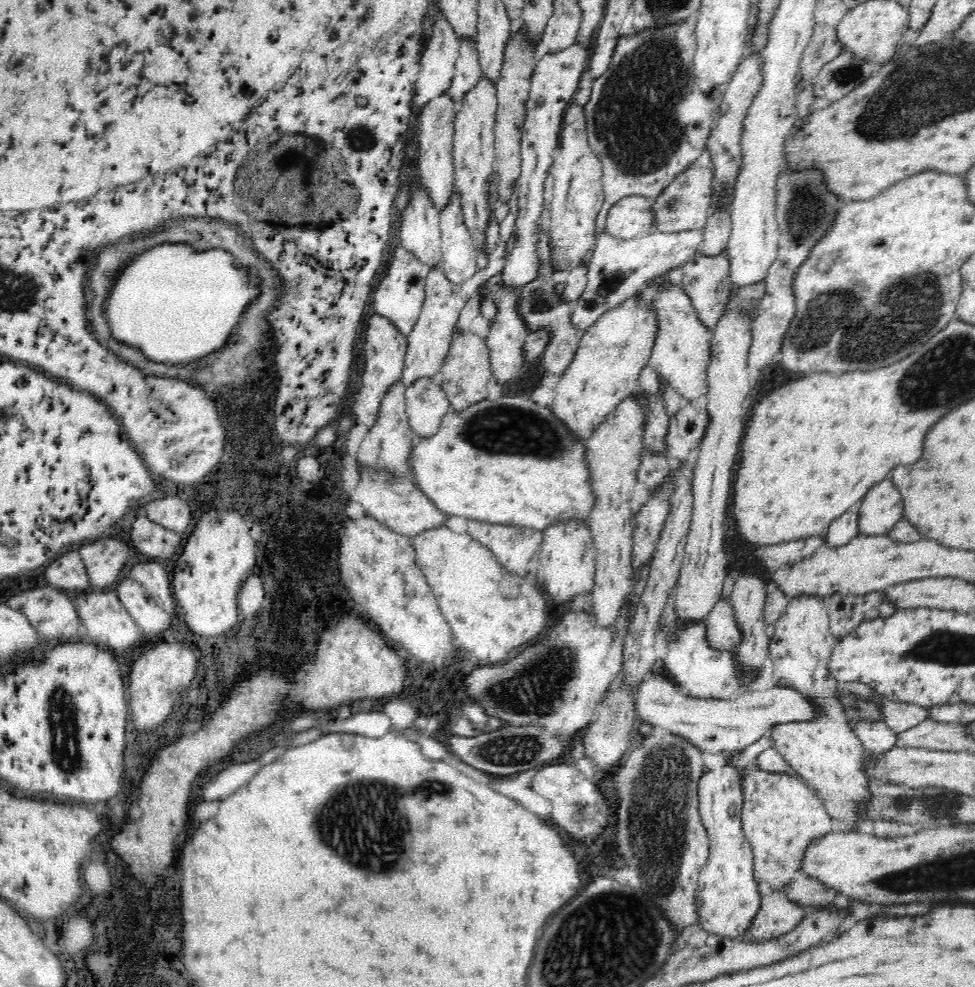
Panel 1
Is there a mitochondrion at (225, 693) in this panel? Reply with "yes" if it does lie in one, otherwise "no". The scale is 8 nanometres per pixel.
no

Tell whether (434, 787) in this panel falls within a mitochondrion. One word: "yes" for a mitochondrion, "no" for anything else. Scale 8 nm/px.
yes

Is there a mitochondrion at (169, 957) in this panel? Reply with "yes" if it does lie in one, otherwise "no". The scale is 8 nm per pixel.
no

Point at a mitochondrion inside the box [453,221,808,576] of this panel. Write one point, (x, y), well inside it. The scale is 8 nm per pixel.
(511, 428)

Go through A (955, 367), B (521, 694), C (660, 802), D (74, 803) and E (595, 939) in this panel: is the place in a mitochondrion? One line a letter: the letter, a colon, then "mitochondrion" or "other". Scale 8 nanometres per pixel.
A: mitochondrion
B: mitochondrion
C: mitochondrion
D: other
E: mitochondrion

